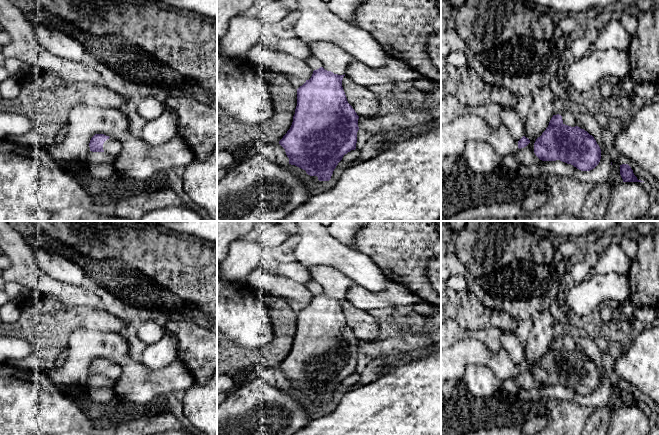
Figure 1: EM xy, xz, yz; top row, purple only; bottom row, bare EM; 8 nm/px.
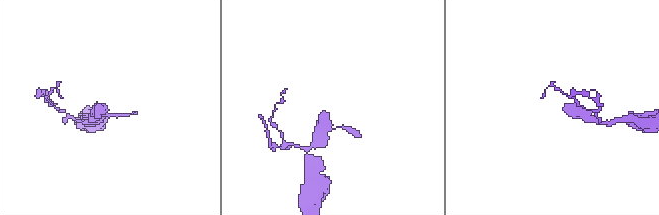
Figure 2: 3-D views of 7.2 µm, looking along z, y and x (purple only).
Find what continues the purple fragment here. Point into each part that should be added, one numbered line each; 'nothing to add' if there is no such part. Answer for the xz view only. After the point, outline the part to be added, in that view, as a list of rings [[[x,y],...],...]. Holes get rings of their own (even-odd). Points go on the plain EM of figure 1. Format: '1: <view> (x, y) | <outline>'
1: xz (333, 282) | [[[311,266],[309,273],[312,280],[320,285],[321,291],[334,298],[344,299],[347,290],[355,285],[341,271],[330,266]]]

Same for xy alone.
1: xy (112, 370) | [[[109,362],[103,368],[104,376],[110,379],[118,379],[121,375],[122,367],[119,363]]]

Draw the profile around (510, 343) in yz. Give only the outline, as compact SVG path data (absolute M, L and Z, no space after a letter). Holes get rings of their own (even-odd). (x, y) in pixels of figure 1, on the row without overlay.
M503 332L500 342L511 361L518 366L524 360L525 346L520 342L514 332Z

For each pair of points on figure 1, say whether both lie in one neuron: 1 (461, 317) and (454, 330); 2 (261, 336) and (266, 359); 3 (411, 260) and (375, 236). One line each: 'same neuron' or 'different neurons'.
1: different neurons
2: different neurons
3: same neuron

